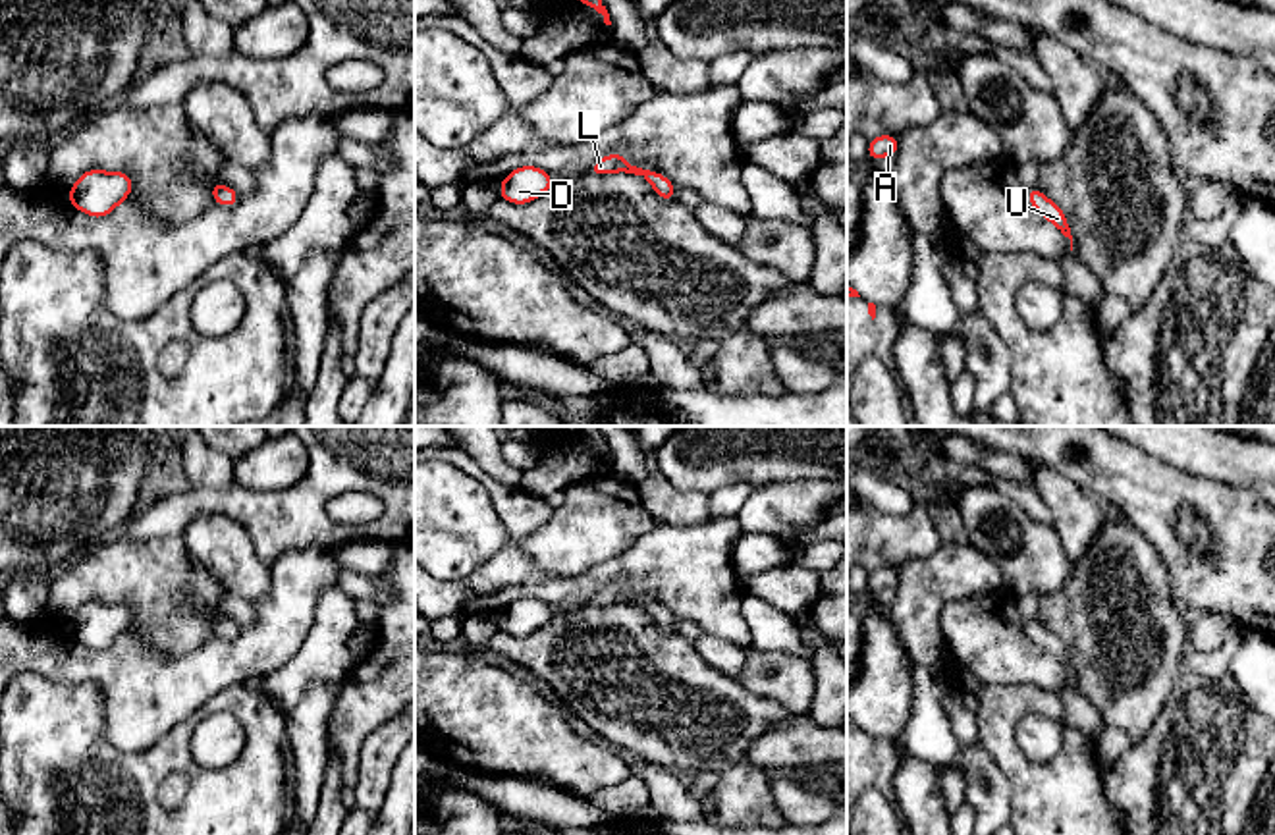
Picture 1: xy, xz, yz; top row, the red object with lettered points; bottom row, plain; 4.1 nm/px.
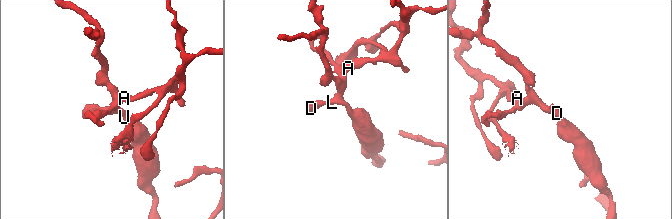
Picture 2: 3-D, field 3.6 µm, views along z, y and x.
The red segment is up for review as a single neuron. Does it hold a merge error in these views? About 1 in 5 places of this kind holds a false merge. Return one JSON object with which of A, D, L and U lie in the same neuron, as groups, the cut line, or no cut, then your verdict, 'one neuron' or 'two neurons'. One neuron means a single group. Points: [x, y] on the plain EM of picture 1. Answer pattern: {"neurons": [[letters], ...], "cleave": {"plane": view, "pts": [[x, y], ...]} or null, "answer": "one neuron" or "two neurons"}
{"neurons": [["A", "D", "L", "U"]], "cleave": null, "answer": "one neuron"}

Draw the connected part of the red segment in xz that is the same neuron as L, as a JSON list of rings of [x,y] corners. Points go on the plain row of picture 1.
[[[611,584],[590,598],[590,606],[594,607],[613,604],[642,607],[664,633],[675,633],[675,617],[667,609],[664,609],[660,604],[631,598],[619,584]]]

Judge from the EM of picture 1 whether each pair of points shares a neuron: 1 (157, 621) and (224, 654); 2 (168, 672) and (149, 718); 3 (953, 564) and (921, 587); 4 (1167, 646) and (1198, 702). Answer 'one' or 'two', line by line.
1: two
2: one
3: one
4: two

